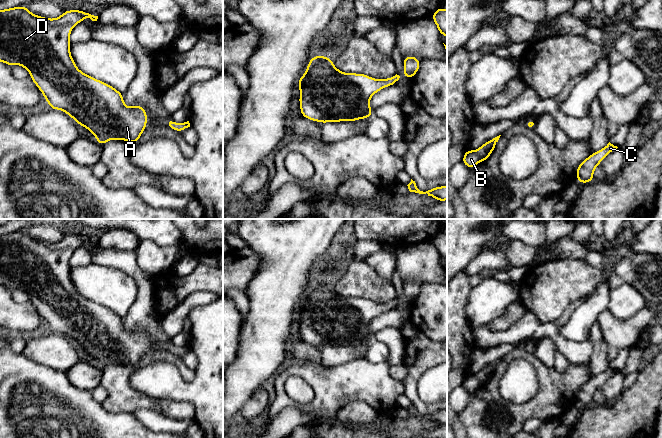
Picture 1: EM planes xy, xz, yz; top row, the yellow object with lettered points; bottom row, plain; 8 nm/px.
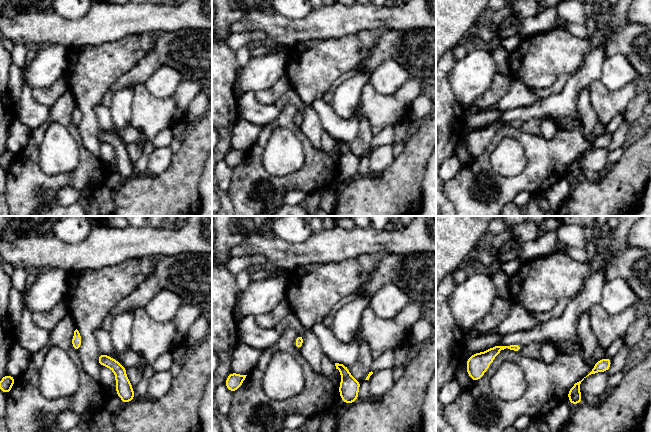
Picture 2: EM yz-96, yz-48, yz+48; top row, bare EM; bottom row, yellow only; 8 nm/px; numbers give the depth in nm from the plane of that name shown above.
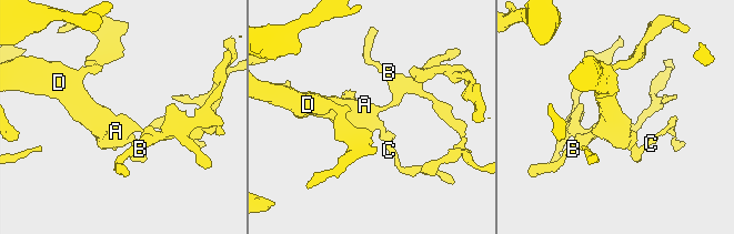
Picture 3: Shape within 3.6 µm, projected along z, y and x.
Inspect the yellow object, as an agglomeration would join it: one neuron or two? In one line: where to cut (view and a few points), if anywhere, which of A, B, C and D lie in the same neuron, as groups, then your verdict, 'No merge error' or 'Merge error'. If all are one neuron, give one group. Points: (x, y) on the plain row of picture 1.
No split. Groups: A B C D. No merge error

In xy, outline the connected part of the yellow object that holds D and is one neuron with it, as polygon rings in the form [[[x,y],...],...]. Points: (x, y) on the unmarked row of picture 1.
[[[18,230],[0,234],[0,286],[4,286],[9,290],[18,288],[27,293],[30,302],[42,316],[50,332],[64,335],[79,350],[88,353],[96,361],[100,369],[112,363],[131,365],[136,368],[147,349],[145,333],[139,329],[126,331],[122,317],[109,308],[84,298],[76,291],[72,283],[69,265],[70,257],[74,250],[82,246],[86,241],[92,245],[98,243],[98,240],[91,239],[81,233],[77,235],[67,234],[55,243],[34,239],[29,235],[28,231]]]

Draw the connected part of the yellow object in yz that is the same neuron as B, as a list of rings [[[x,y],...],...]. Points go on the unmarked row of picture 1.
[[[501,359],[487,365],[477,374],[467,374],[463,380],[462,386],[469,392],[474,392],[481,385],[485,385],[489,382],[493,376]]]

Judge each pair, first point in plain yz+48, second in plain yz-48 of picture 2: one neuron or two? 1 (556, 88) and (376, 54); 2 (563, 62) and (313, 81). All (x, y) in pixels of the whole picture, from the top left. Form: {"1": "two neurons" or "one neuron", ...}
{"1": "one neuron", "2": "one neuron"}

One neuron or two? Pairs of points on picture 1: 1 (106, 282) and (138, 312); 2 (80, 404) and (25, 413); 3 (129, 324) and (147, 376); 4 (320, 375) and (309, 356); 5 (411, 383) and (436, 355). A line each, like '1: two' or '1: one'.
1: two
2: one
3: two
4: two
5: one

